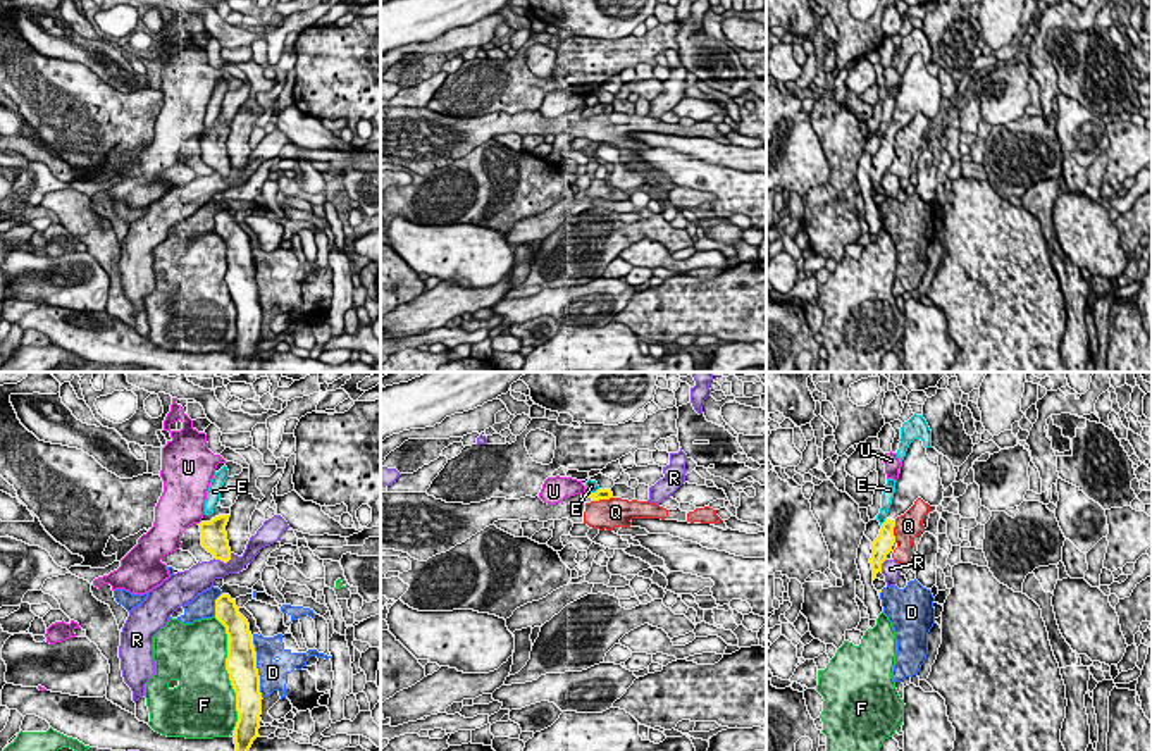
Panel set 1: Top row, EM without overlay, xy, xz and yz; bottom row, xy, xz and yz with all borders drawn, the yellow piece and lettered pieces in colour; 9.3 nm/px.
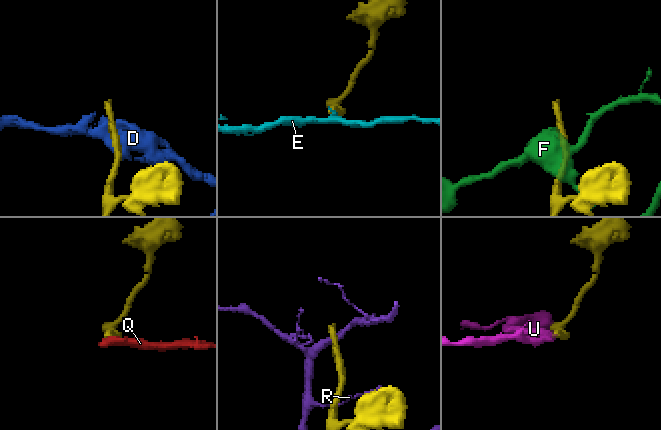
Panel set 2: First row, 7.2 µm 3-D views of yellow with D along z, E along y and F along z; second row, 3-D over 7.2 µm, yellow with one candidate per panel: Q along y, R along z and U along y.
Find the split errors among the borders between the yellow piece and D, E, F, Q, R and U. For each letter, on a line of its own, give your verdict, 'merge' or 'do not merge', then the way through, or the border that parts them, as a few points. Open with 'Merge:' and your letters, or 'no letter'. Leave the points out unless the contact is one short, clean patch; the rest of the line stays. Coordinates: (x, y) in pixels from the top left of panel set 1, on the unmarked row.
Merge: no letter
D: do not merge
E: do not merge | along yz (885, 131), (880, 138)
F: do not merge
Q: do not merge | along xz (612, 111), (593, 116)
R: do not merge
U: do not merge

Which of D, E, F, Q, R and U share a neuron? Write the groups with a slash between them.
D / E / F / Q / R / U

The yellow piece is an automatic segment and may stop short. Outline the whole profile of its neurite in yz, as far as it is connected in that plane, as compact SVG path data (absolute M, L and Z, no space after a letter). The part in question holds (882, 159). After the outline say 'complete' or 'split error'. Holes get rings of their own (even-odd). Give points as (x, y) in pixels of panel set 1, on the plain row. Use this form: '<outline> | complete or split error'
M914 53L902 74L901 88L895 96L895 107L889 122L887 133L882 138L878 152L871 157L871 184L873 195L882 186L882 177L892 165L895 157L895 133L904 129L918 112L930 121L938 121L944 114L944 100L938 78L932 76L921 53Z | split error

